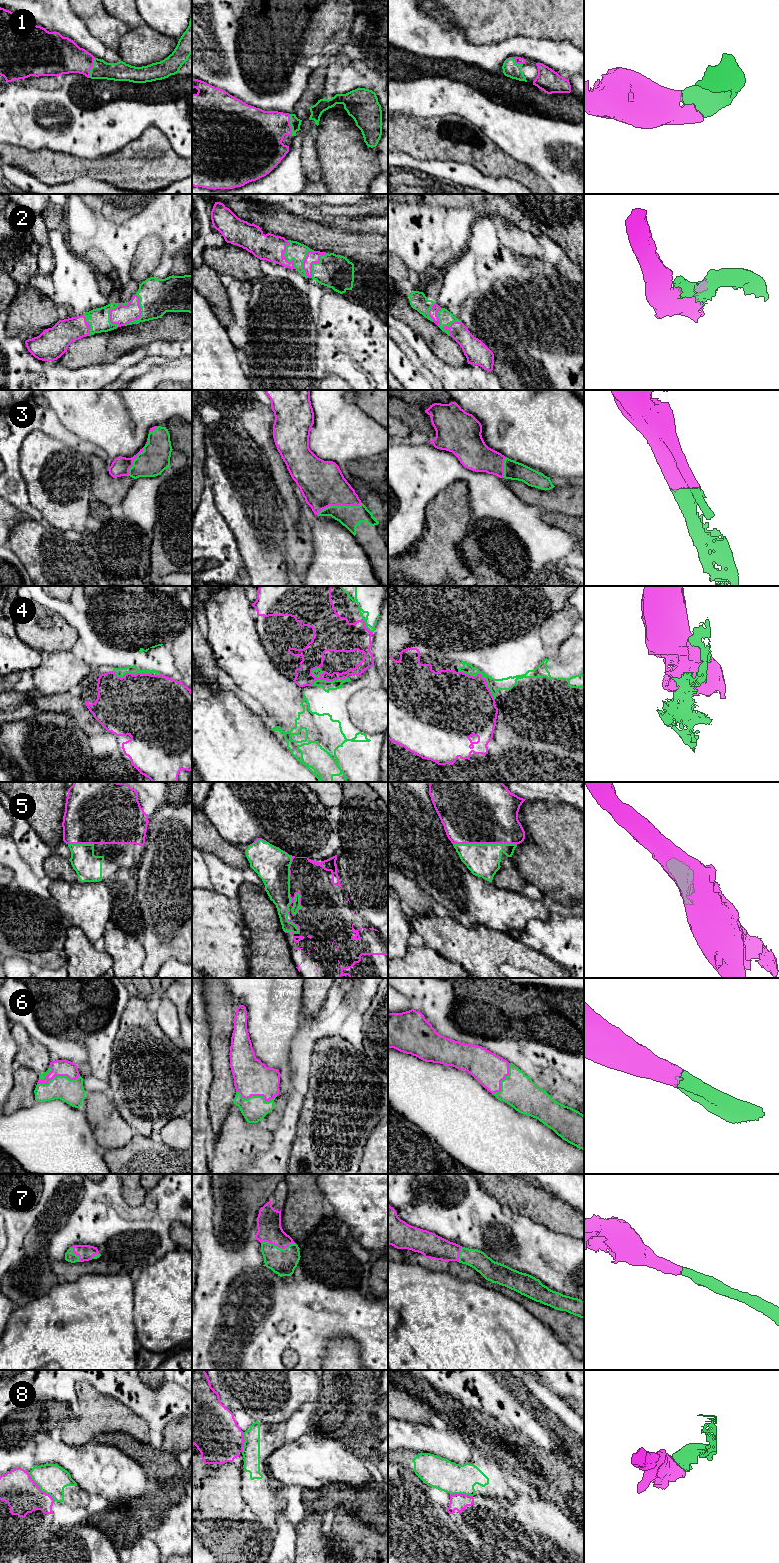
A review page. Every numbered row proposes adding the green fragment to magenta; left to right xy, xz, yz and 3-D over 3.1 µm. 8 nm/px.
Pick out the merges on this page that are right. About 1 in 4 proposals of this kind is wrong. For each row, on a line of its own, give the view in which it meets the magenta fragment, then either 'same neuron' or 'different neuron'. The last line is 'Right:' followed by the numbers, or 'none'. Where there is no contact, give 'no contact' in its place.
1: meets magenta in xz; same neuron
2: meets magenta in xz; same neuron
3: meets magenta in xz; same neuron
4: meets magenta in xz; different neuron
5: meets magenta in yz; same neuron
6: meets magenta in xz; same neuron
7: meets magenta in xz; same neuron
8: meets magenta in xy; different neuron
Right: 1, 2, 3, 5, 6, 7

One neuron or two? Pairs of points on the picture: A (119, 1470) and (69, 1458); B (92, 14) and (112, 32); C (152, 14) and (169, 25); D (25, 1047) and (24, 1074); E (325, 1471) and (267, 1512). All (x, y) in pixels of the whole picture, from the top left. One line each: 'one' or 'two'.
A: one
B: one
C: one
D: two
E: two

